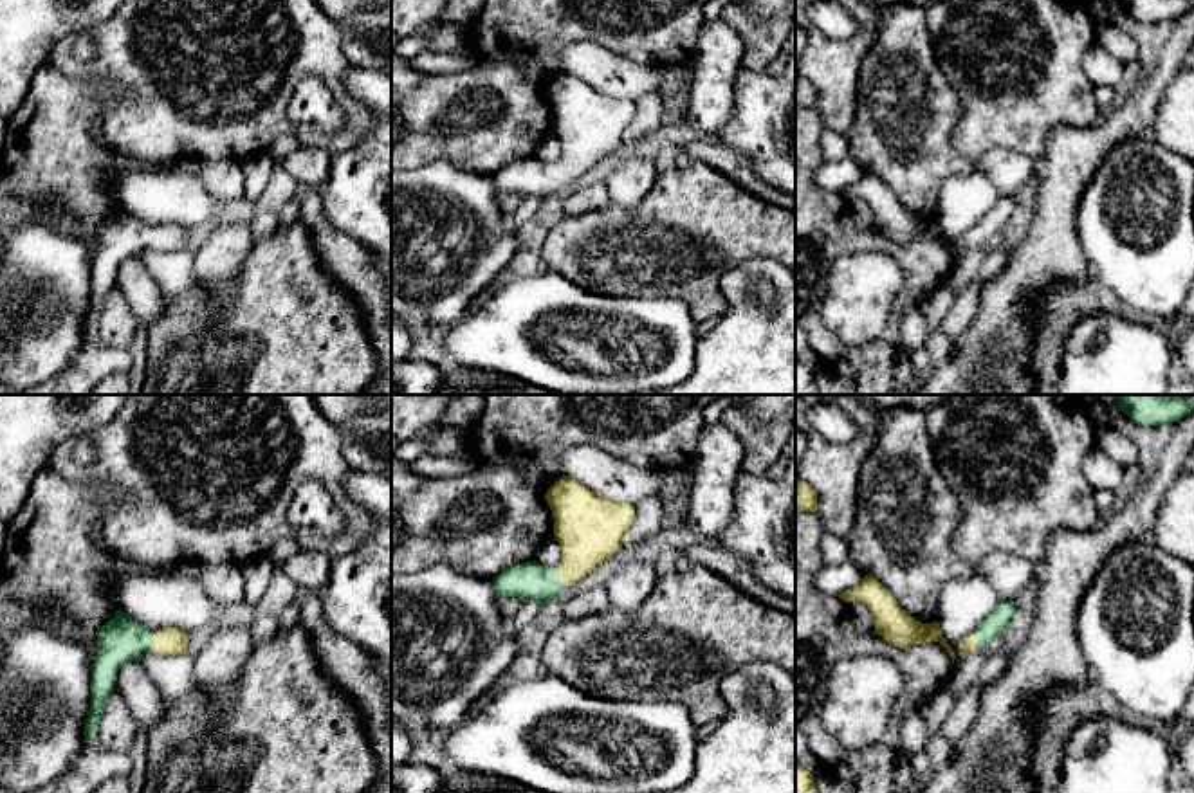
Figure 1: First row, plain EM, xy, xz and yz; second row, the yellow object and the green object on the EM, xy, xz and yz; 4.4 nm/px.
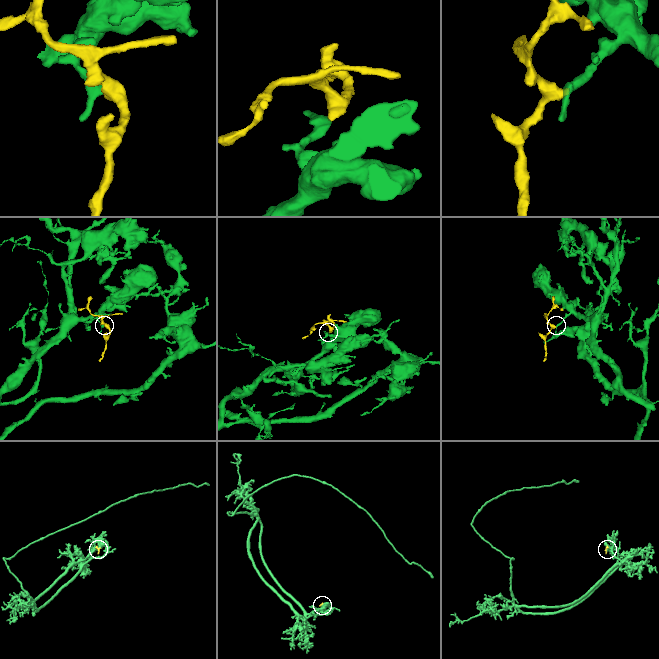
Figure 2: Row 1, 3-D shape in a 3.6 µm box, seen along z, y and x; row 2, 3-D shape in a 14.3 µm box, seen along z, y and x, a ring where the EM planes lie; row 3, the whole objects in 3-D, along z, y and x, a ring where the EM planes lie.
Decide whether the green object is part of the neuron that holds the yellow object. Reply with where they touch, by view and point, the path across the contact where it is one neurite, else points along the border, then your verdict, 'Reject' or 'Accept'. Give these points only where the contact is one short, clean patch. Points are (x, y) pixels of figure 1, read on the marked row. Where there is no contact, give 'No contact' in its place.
Touches yellow at xz (560, 577). Path across: xz (590, 530), (579, 557), (560, 577), (531, 579). Accept

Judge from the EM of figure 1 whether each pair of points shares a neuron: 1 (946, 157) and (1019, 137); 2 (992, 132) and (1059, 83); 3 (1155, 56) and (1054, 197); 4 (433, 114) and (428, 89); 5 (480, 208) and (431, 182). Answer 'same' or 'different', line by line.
1: different
2: same
3: same
4: same
5: same

